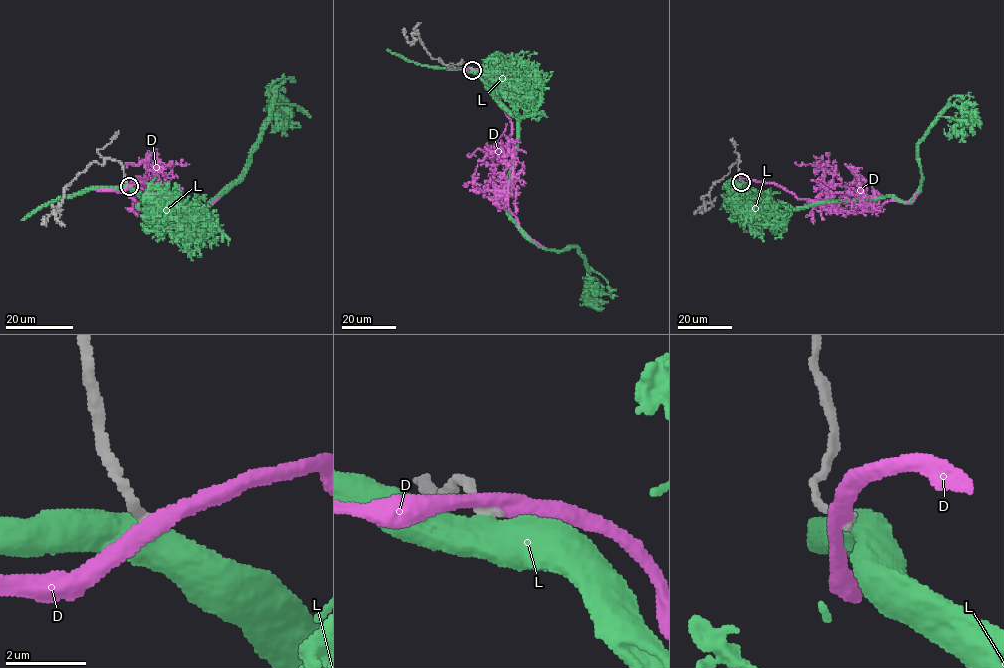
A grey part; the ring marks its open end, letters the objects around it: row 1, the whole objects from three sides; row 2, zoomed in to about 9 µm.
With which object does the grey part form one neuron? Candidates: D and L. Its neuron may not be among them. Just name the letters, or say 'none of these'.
none of these

